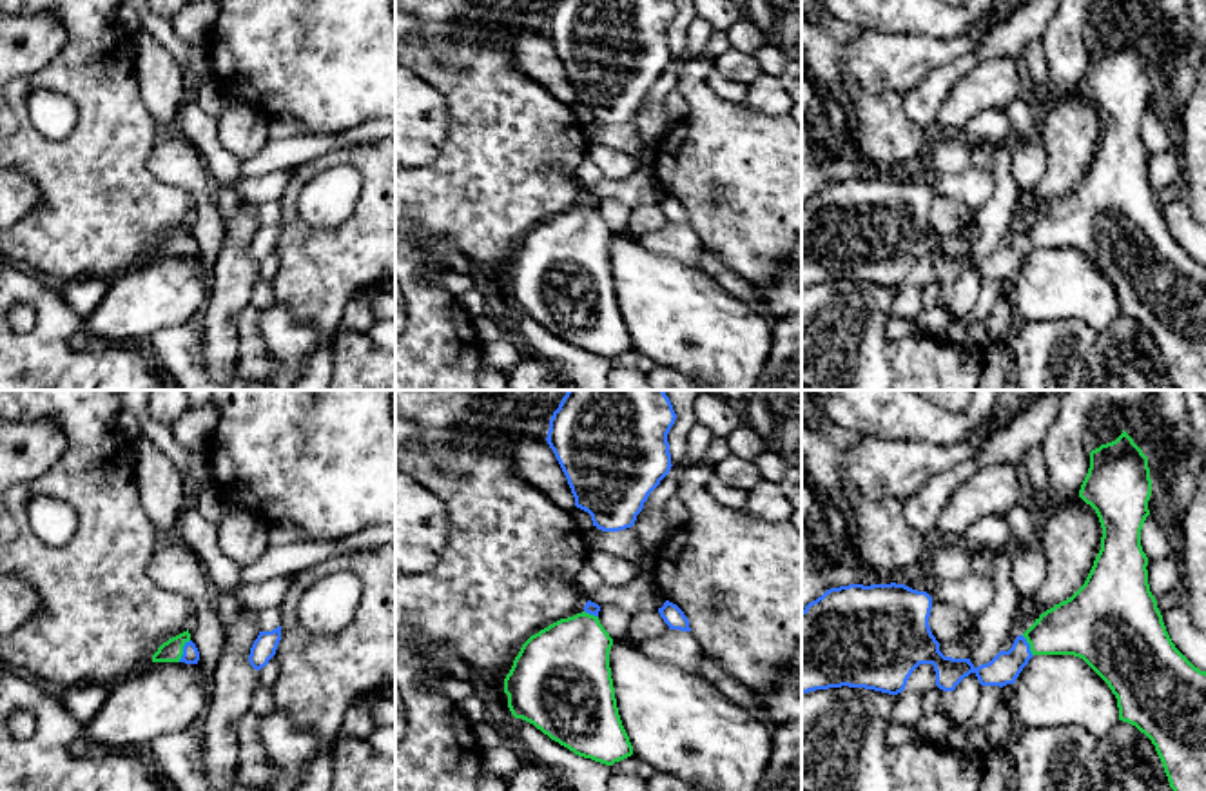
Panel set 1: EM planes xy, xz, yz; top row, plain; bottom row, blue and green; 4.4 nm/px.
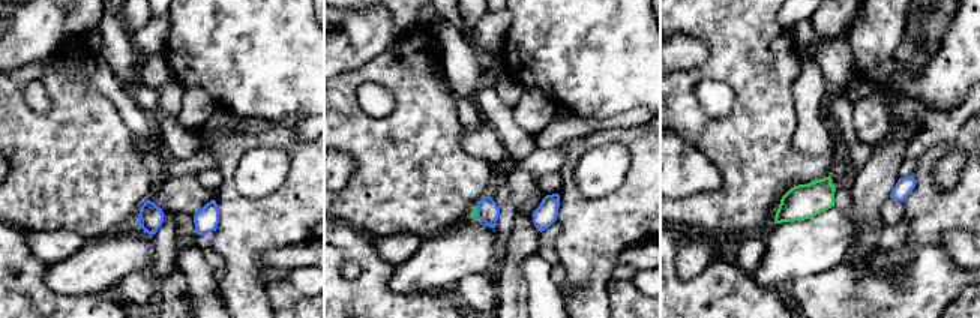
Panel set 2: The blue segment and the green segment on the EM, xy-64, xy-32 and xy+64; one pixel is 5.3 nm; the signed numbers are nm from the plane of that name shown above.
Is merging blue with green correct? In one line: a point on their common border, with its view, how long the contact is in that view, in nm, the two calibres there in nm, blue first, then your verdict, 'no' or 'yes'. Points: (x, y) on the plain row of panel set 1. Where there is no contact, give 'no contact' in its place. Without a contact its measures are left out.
xy (184, 244) | 120 nm | 80/100 nm | yes

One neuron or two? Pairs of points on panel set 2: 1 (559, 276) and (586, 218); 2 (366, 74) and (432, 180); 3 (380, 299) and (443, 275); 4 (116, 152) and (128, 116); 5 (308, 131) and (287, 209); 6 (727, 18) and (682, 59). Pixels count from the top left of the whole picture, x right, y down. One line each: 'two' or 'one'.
1: two
2: one
3: two
4: two
5: two
6: two

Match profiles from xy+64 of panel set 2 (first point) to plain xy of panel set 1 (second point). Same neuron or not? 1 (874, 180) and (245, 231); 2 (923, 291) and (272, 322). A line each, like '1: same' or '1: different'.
1: same
2: same

